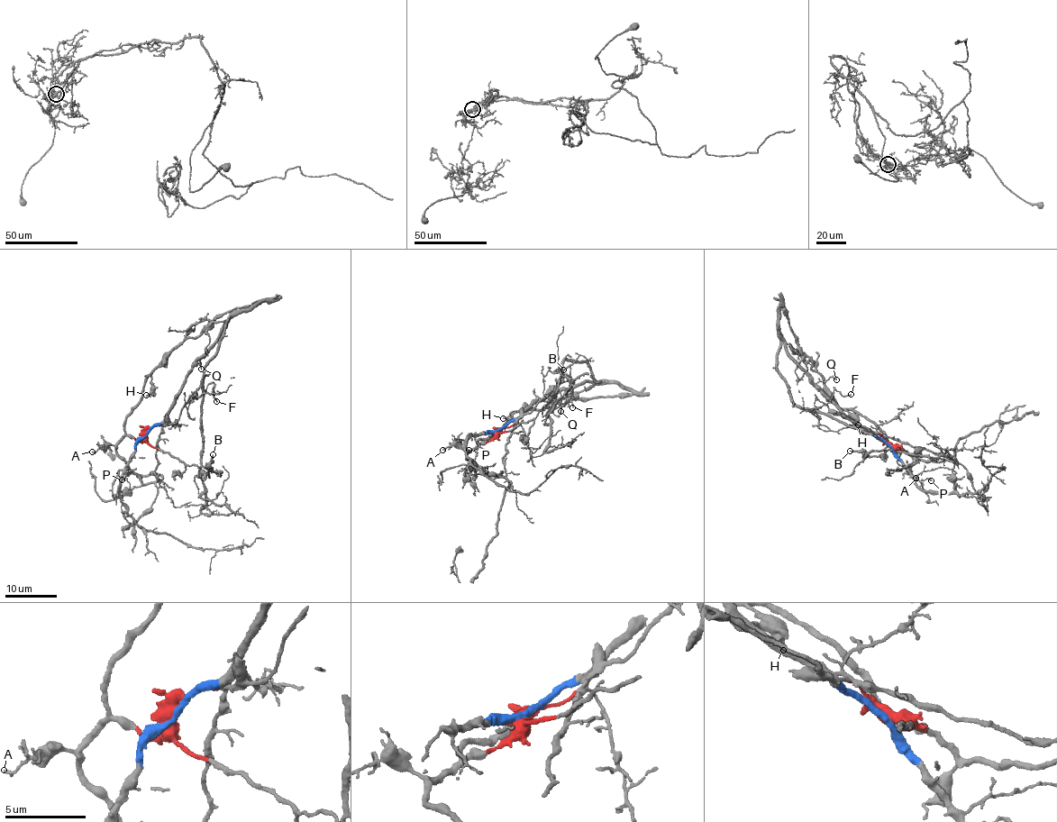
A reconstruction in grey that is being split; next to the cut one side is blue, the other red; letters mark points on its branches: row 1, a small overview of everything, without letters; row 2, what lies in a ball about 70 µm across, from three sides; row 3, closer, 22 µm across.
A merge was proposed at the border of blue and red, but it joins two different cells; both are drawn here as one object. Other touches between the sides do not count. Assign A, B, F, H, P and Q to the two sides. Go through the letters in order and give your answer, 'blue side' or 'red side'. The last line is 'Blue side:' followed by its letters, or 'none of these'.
A: red side
B: red side
F: blue side
H: red side
P: blue side
Q: blue side
Blue side: F, P, Q

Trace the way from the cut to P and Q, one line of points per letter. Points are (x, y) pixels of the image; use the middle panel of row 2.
P: (499, 430), (471, 436), (468, 440), (469, 450)
Q: (499, 430), (520, 415), (525, 406), (560, 392), (560, 411)

